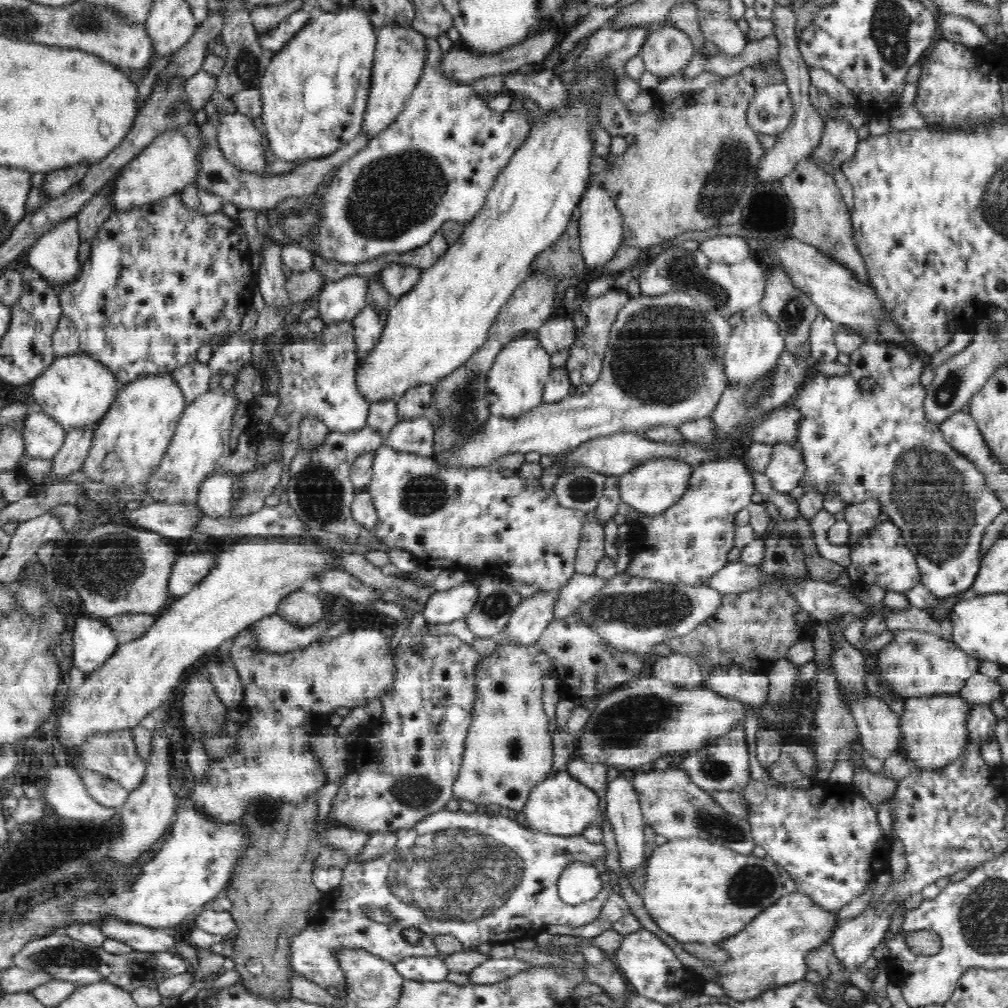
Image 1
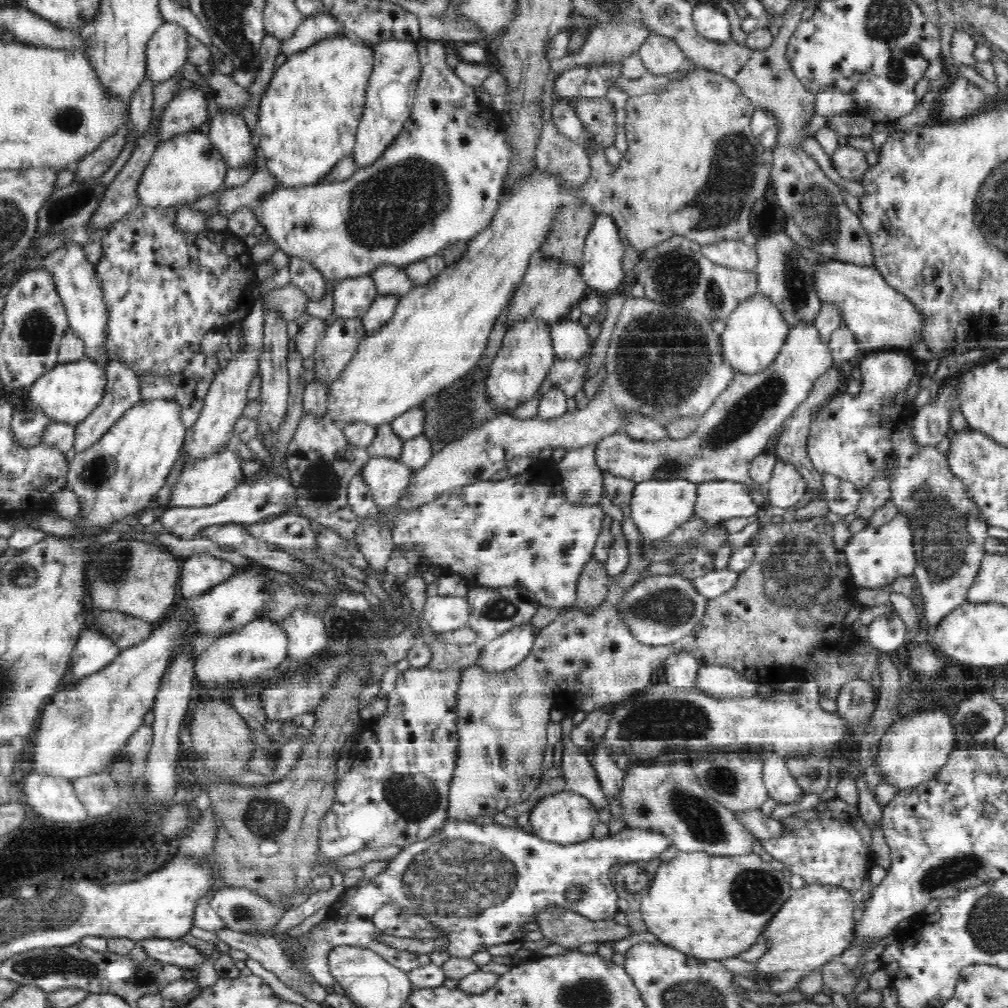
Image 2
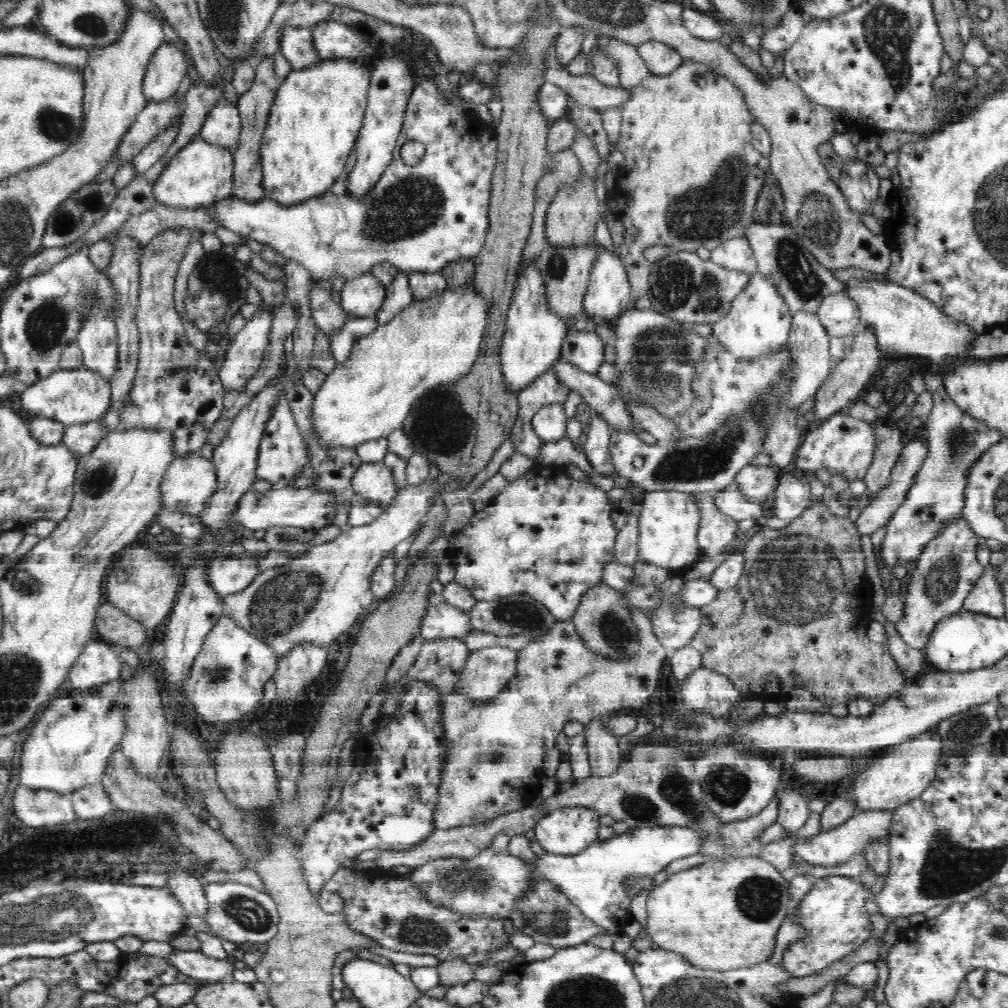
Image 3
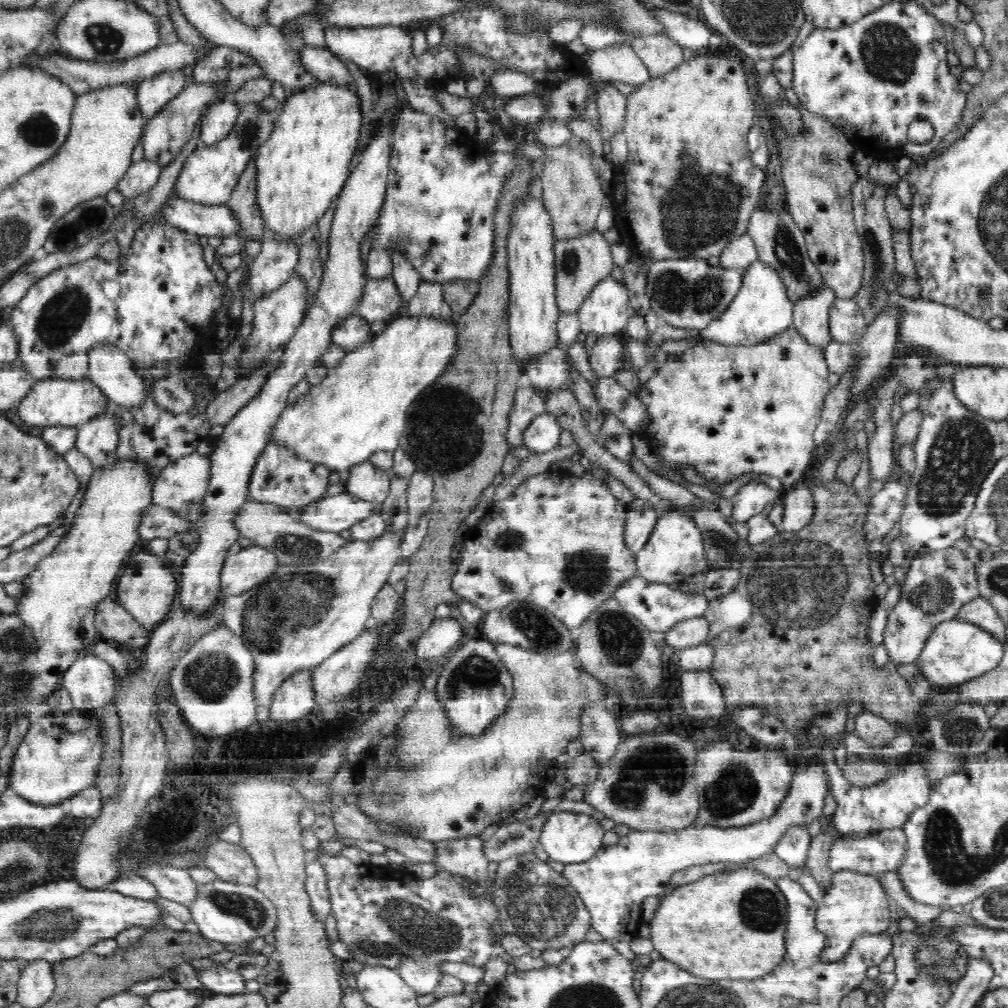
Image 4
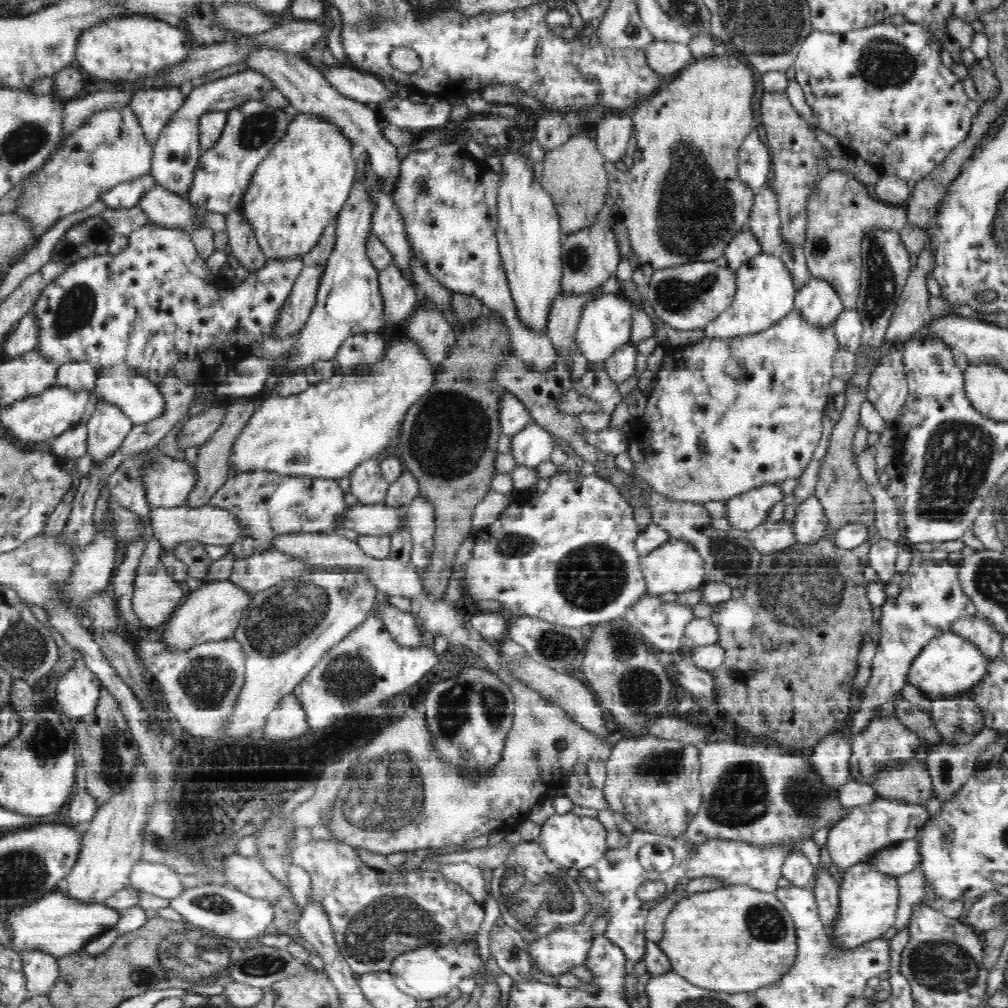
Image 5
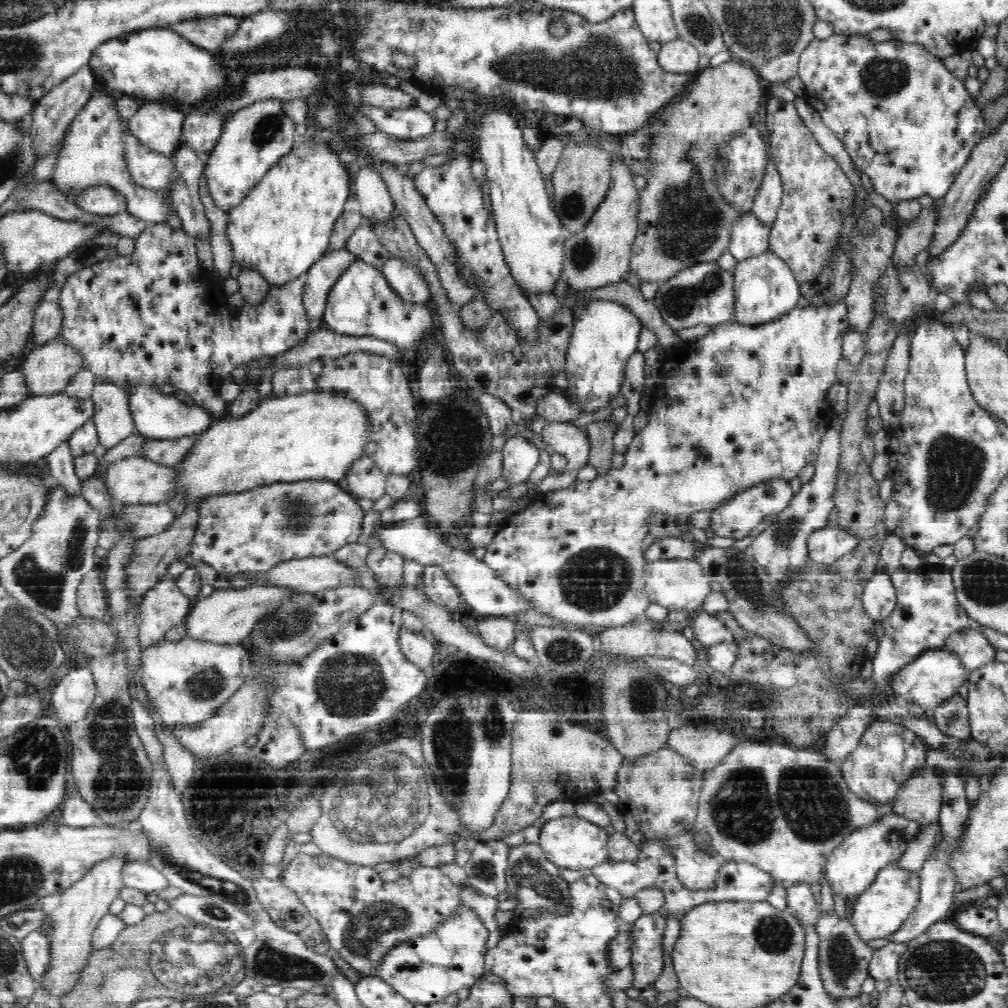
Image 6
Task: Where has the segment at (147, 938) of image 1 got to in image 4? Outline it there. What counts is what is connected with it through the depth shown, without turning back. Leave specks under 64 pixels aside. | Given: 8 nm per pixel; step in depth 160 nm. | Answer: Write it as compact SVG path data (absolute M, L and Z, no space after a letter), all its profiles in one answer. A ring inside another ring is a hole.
M210 966L208 970L198 972L202 988L215 994L244 994L246 982L240 974L228 971L225 966Z

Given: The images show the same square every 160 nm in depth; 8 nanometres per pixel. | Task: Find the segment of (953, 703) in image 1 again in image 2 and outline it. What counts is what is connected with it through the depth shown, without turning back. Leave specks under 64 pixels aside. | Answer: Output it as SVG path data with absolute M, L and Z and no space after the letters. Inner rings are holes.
M932 710L904 718L885 732L880 740L876 765L882 773L882 779L896 786L896 794L914 789L920 784L930 782L948 762L955 749L956 733L952 725L952 716L947 711Z

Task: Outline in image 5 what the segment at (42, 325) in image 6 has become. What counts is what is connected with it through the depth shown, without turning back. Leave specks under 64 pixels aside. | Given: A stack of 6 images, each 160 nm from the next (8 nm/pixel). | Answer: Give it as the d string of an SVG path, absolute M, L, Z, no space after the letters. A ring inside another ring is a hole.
M33 312L20 317L16 326L6 336L1 346L2 352L11 359L34 351L38 333L38 323Z

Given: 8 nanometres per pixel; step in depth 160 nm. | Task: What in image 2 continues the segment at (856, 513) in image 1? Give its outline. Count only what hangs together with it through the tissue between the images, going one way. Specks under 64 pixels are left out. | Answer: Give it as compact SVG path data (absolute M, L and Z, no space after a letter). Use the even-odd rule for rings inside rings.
M876 476L861 492L861 500L853 513L869 523L873 514L891 498L891 482L884 476Z

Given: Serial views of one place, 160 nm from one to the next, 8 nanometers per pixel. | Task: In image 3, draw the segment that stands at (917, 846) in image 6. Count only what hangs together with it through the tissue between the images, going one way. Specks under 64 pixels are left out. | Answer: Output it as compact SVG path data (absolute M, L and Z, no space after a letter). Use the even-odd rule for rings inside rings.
M880 809L870 812L856 812L846 822L838 825L831 831L820 831L815 836L805 840L797 839L792 848L797 856L801 856L806 862L820 866L838 866L844 864L850 856L867 851L867 846L878 839L888 841L889 828L893 812Z

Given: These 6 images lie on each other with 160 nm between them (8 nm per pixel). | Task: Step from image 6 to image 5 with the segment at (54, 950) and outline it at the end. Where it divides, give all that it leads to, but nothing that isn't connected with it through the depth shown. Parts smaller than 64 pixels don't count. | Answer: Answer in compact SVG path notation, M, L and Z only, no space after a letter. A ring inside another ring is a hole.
M140 754L139 764L132 782L116 794L108 804L98 807L90 821L86 838L82 840L82 852L74 868L63 883L63 891L69 900L75 900L85 906L92 903L104 903L118 890L130 885L130 875L134 865L142 860L144 830L148 824L148 812L156 800L156 781L150 777L144 759Z

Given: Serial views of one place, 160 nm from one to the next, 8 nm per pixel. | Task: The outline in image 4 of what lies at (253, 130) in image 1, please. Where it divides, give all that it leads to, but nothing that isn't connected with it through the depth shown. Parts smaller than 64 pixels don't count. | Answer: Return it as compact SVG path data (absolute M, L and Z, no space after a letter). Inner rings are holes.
M232 99L214 103L201 118L200 144L212 146L228 136L240 114L239 106Z

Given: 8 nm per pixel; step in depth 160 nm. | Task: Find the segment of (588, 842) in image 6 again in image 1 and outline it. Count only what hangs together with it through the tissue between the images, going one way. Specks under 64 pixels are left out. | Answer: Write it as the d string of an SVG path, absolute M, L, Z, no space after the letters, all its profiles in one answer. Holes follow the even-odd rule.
M552 772L530 792L527 803L523 806L530 829L565 837L582 834L582 830L586 830L586 826L590 827L590 822L598 816L598 811L603 811L603 806L596 792L572 778L567 772Z

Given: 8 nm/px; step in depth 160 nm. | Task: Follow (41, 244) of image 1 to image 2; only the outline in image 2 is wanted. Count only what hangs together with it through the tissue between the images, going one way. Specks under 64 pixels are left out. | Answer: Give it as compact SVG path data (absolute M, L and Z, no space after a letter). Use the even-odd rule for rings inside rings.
M66 241L54 252L50 252L46 258L31 259L27 262L26 269L50 269L56 279L57 293L65 306L69 326L80 336L84 343L85 358L104 363L103 357L108 352L108 313L102 280L99 280L95 265L86 259L83 248L74 243Z

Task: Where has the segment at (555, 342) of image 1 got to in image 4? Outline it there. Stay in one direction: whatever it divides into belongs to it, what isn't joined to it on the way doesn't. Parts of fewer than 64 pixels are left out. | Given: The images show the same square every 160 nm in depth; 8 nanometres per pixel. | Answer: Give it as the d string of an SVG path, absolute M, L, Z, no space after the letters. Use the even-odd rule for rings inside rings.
M616 336L600 338L590 350L587 350L588 360L593 374L598 377L612 377L620 369L624 369L622 342Z

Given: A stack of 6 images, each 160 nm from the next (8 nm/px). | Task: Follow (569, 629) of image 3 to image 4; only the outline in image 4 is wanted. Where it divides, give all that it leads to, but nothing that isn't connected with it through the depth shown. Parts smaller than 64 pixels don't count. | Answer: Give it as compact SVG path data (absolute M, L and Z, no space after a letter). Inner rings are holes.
M495 643L494 646L497 658L513 678L514 698L508 703L506 712L494 722L492 730L486 730L480 736L456 736L436 691L422 689L396 726L396 742L391 748L393 758L392 762L388 762L386 774L378 777L368 793L357 793L360 795L358 809L372 817L376 824L384 823L405 836L424 838L430 843L479 835L491 824L502 822L538 796L538 776L544 772L544 760L552 762L564 753L568 744L566 740L580 739L580 715L584 704L610 699L604 694L603 684L581 670L574 654L575 646L558 654L542 650L534 652L508 643Z

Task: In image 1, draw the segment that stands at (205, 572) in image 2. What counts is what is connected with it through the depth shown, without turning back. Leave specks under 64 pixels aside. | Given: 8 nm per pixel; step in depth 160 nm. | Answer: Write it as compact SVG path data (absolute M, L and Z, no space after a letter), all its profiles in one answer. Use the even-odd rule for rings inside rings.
M216 551L184 552L177 555L170 578L171 600L188 595L216 568Z

